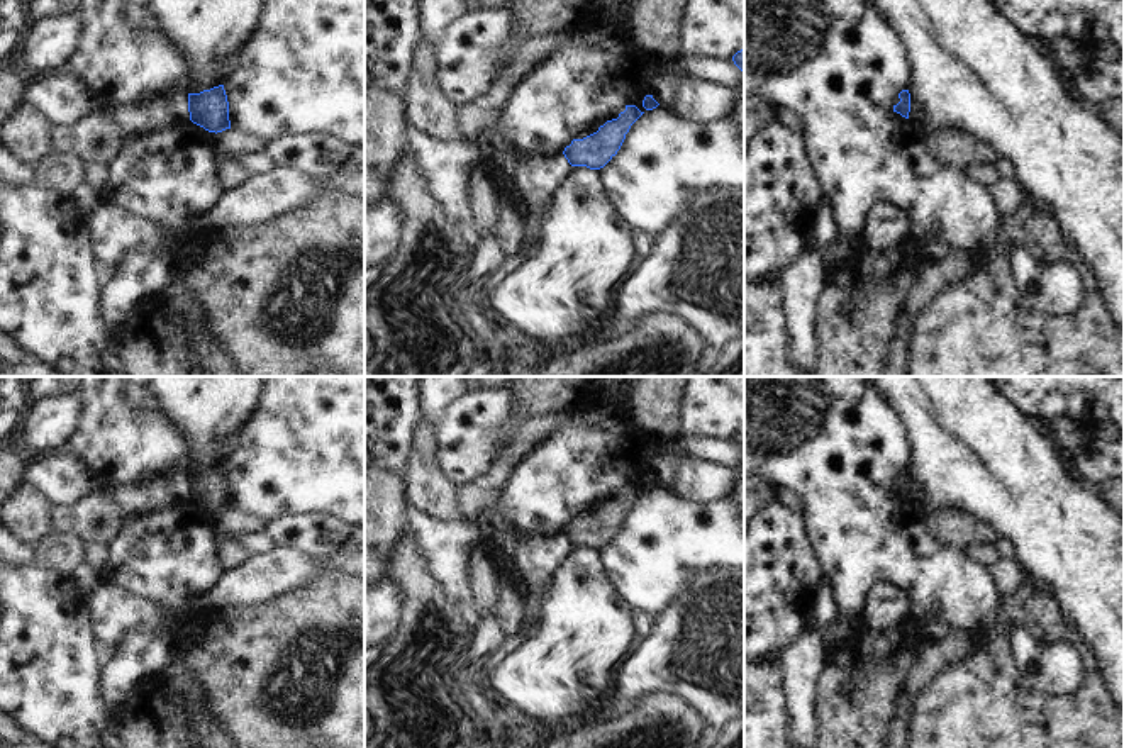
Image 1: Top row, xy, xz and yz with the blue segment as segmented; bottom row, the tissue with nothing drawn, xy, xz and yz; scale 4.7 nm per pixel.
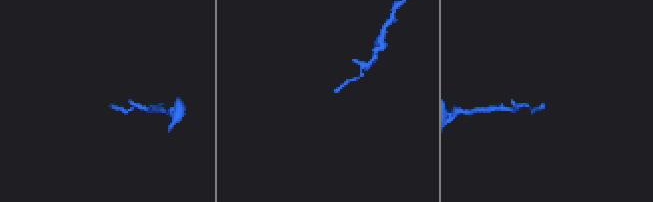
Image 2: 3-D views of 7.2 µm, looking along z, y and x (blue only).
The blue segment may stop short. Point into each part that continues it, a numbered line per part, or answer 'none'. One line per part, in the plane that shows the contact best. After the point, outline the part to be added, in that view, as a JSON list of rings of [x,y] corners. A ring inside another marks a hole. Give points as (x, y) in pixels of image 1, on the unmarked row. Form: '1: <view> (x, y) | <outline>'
none

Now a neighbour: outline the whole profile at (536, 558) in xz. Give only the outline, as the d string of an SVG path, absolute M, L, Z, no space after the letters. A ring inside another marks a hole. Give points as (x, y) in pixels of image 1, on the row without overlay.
M493 507L487 509L476 524L483 533L483 539L495 538L507 544L509 561L517 570L524 595L543 592L548 587L548 578L573 550L563 533L556 536L524 538L517 529L504 522Z

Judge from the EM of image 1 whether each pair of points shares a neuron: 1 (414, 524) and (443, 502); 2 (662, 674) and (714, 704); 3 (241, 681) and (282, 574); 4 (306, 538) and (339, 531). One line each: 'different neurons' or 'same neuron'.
1: different neurons
2: same neuron
3: different neurons
4: same neuron

